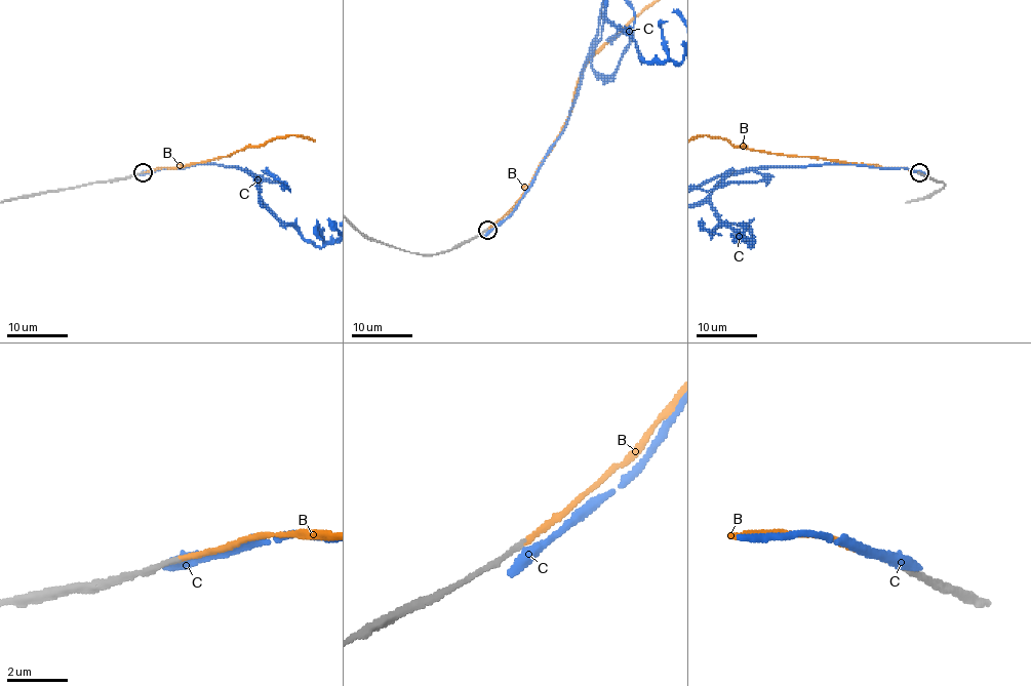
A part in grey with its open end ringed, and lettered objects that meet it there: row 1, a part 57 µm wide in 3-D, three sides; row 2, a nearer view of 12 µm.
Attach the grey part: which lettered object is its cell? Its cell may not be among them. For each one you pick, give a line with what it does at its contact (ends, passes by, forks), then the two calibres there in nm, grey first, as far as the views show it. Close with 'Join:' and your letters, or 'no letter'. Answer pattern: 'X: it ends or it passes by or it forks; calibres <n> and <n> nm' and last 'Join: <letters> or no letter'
B: it ends; calibres 160 and 160 nm
Join: B

